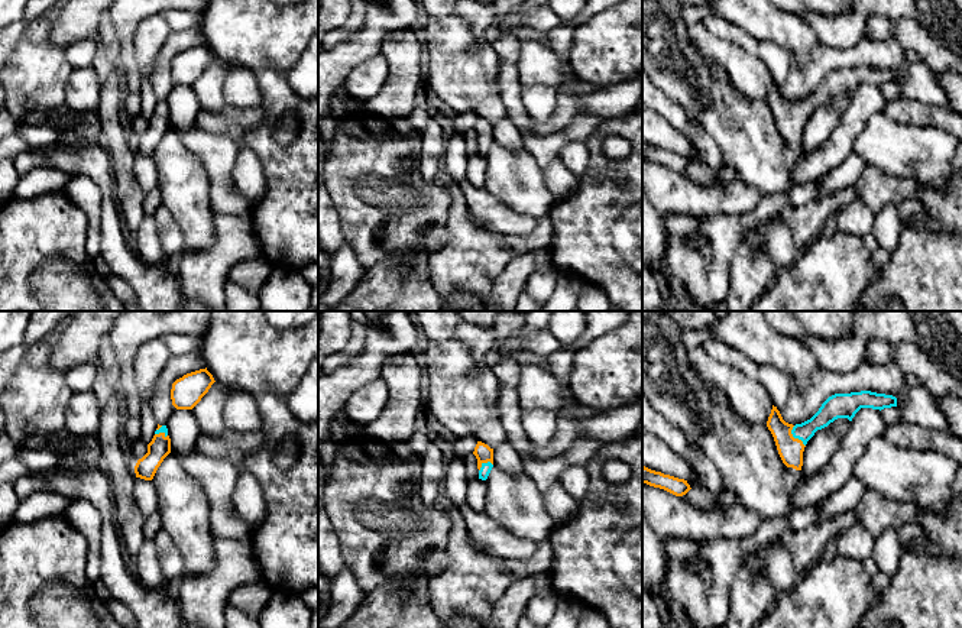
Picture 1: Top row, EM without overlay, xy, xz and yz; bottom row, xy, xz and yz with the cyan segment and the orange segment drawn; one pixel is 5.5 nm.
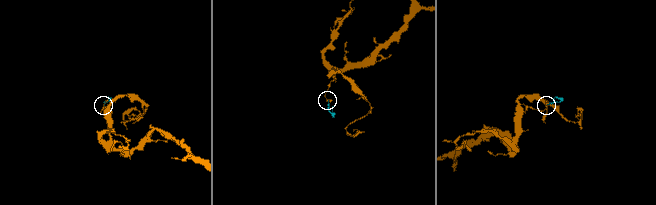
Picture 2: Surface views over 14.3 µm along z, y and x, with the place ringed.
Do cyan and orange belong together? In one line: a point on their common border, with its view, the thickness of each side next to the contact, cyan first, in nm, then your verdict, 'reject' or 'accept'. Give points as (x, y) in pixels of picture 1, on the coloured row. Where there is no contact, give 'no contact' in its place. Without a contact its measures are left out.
yz (794, 437) | 120/140 nm | accept

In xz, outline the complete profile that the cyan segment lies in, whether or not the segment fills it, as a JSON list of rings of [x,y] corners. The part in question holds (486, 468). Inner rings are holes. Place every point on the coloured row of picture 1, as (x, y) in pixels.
[[[477,441],[473,454],[477,459],[479,479],[486,480],[493,467],[493,449]]]

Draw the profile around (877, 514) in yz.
[[[868,489],[854,509],[859,515],[861,525],[875,538],[885,530],[897,531],[904,524],[920,521],[916,506],[887,499],[874,489]]]

